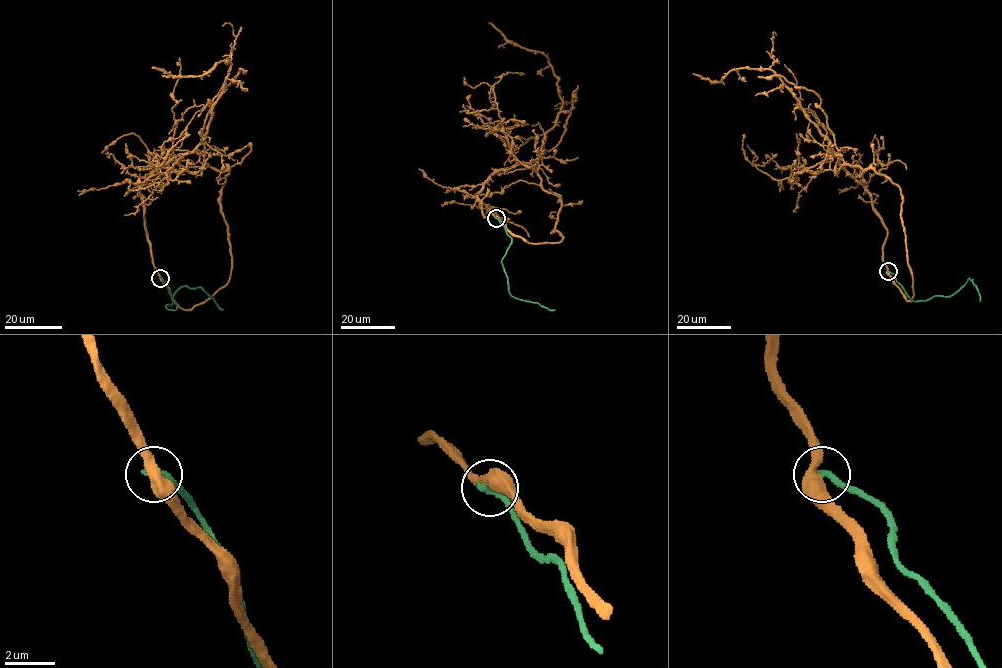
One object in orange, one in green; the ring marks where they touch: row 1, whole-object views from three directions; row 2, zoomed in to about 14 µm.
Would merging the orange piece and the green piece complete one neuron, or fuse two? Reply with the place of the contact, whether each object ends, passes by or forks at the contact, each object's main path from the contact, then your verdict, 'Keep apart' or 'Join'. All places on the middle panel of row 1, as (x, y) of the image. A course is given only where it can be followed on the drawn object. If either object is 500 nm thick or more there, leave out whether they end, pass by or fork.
Place: (496, 218). At the ring orange passes by. At the ring green ends. Course of orange: (497, 217), (485, 217), (478, 192), (497, 172), (537, 159), (563, 101), (542, 54), (510, 43), (489, 23). Course of green: (497, 218), (511, 238), (501, 262), (509, 293), (555, 310). Keep apart

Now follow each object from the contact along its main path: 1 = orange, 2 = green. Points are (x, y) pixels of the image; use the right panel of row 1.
1: (887, 271), (887, 228), (871, 195), (771, 70), (736, 68), (720, 82), (693, 74)
2: (888, 271), (914, 301), (951, 296), (969, 278), (976, 286), (980, 301)

